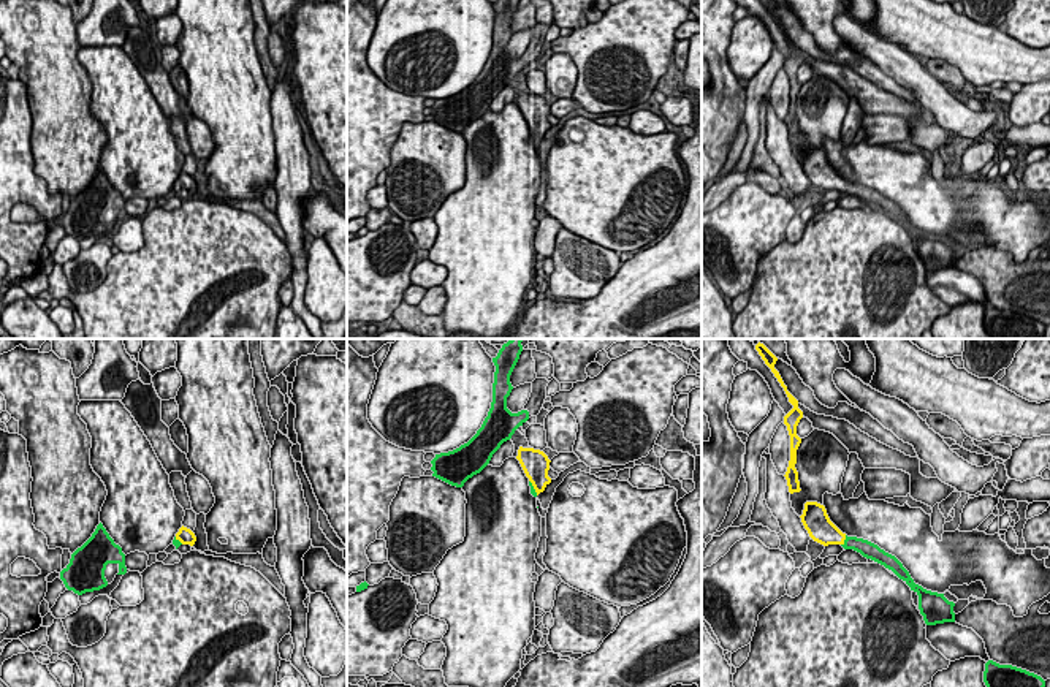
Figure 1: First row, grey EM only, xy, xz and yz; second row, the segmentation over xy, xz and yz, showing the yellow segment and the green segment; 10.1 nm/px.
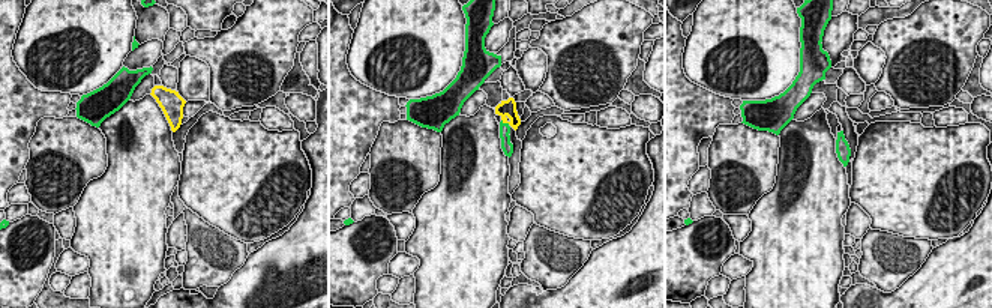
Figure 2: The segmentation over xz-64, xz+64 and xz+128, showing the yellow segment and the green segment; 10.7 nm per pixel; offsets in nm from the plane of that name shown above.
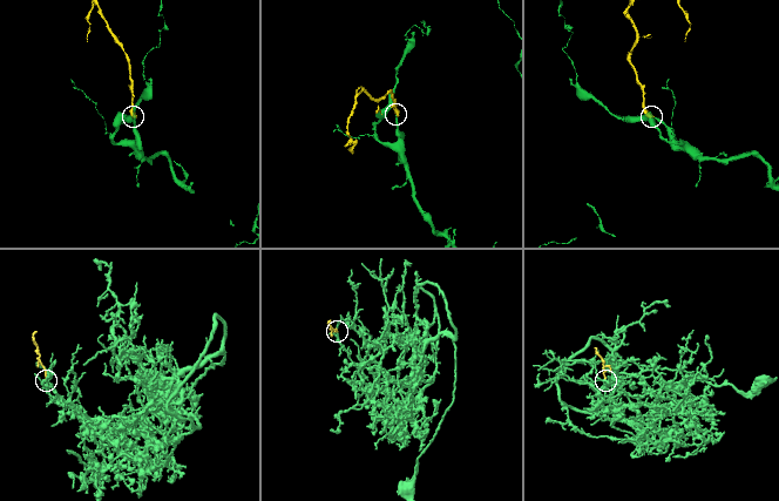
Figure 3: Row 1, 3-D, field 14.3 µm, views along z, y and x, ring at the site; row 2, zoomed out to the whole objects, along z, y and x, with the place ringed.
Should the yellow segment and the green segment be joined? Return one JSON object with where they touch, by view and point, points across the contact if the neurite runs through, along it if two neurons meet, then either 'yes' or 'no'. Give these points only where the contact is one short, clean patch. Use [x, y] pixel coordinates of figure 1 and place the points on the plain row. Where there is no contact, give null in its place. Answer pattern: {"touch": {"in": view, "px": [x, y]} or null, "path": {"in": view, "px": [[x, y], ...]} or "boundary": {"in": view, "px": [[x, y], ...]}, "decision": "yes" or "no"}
{"touch": {"in": "yz", "px": [844, 184]}, "path": {"in": "yz", "px": [[822, 176], [844, 184], [863, 192]]}, "decision": "yes"}

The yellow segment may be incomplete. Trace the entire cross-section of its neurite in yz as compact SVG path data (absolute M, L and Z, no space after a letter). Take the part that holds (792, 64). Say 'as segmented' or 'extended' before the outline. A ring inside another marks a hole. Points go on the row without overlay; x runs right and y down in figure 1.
as segmented | M760 0L760 2L765 6L765 9L771 14L781 32L784 33L789 47L793 51L793 54L784 62L784 70L787 71L790 81L790 106L784 122L787 125L789 138L790 139L800 138L801 135L795 109L797 109L797 95L801 89L801 84L797 81L797 71L803 63L803 57L798 54L798 46L787 36L787 32L784 30L779 17L774 14L778 3L774 0Z

